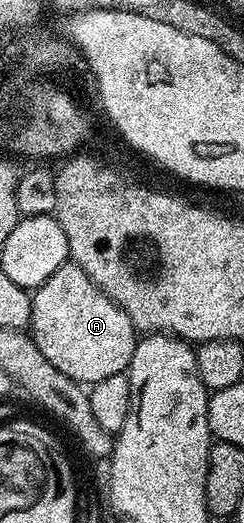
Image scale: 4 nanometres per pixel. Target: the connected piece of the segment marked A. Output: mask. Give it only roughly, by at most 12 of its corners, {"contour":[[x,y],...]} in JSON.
{"contour":[[74,262],[31,297],[29,334],[69,378],[126,373],[135,323]]}

